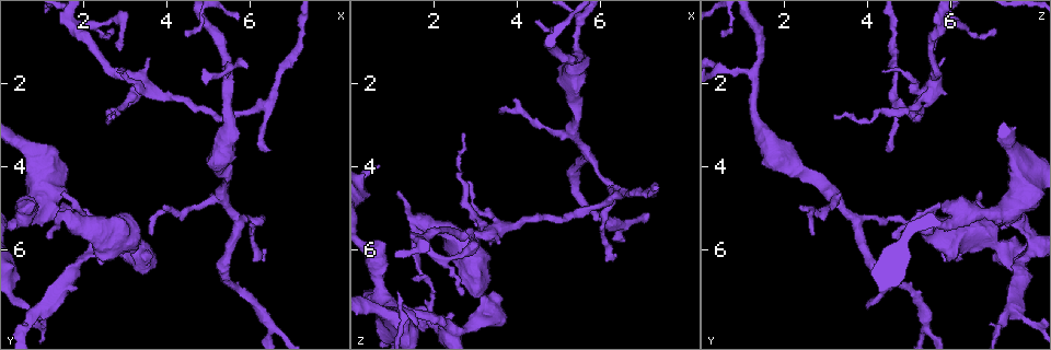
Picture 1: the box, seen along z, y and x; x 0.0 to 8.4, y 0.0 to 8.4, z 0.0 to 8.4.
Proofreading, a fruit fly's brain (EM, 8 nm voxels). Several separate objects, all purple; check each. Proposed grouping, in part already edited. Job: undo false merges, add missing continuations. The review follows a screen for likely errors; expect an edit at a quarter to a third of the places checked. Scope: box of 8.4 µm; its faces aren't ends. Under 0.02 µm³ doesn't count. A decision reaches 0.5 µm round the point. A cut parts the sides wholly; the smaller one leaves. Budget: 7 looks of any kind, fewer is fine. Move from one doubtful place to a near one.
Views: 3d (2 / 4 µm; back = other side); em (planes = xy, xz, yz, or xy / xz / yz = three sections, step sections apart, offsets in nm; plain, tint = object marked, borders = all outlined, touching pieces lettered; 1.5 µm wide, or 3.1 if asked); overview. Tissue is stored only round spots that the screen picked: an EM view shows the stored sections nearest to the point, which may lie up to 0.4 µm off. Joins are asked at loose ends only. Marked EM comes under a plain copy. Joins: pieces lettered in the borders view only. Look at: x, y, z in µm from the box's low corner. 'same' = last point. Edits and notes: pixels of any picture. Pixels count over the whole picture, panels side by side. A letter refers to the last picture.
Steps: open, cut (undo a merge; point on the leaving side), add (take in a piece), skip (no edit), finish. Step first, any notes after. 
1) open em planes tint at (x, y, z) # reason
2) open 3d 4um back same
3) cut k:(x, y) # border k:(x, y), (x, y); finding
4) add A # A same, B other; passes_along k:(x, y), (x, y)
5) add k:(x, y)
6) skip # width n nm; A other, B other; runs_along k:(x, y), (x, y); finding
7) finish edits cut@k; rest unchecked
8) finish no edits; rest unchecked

open 3d 4um back at (6.50, 3.55, 4.45) # free end

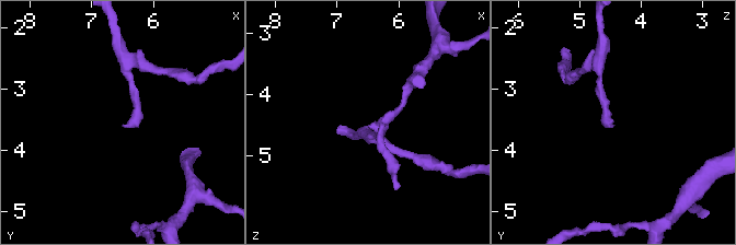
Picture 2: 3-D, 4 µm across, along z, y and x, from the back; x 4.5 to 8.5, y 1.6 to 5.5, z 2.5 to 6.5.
open em planes borders at (6.50, 3.55, 4.45) # need the tissue

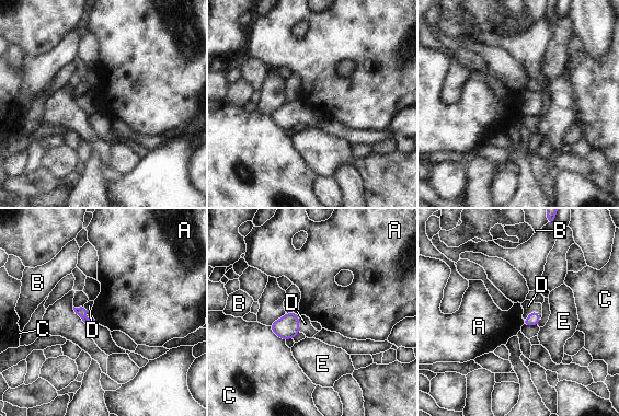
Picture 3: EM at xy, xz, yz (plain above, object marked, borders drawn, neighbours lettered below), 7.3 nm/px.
add D # A other, B other, C other, D same, E other; passes_along 3:(534, 320), (529, 312), (528, 305); the neuron continues

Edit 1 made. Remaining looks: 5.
open 3d 2um at (2.60, 5.70, 7.95) # abrupt turn

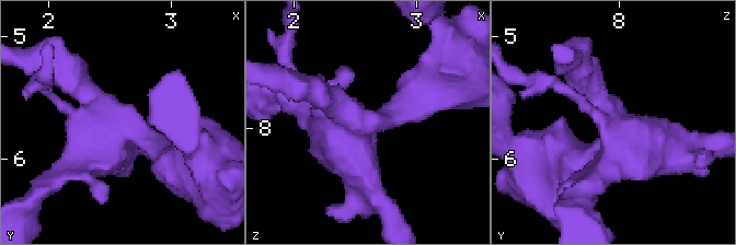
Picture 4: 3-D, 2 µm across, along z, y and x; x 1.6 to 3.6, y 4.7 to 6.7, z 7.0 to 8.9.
open em xy step 8 tint at (2.56, 5.68, 7.94) # shape alone is not enough

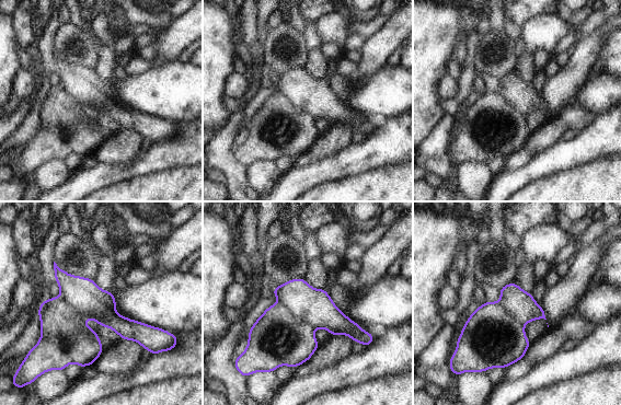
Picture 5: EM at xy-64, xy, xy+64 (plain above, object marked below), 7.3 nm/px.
open em planes borders same # another direction

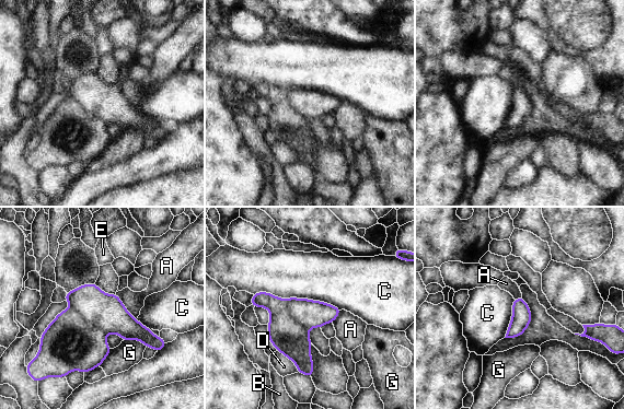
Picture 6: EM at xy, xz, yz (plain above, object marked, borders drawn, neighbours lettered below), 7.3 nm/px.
cut 6:(69, 343) # longest_contact C 650 nm; A other, B other, C other, D other, E other, G other; part_leaving 6:(254, 298), (279, 315), (310, 373); two neurons meet here

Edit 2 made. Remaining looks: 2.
open overview # see it whole again

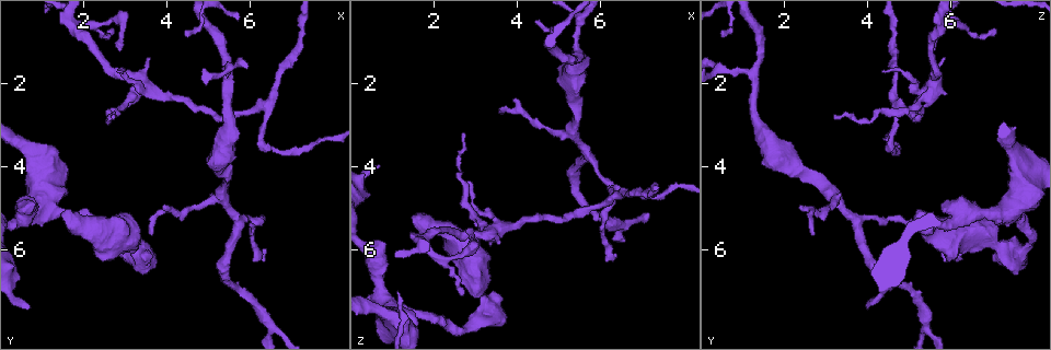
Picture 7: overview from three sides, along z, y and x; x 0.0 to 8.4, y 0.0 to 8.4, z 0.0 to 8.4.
open em planes borders at (1.60, 5.00, 5.25) # stops while still wide

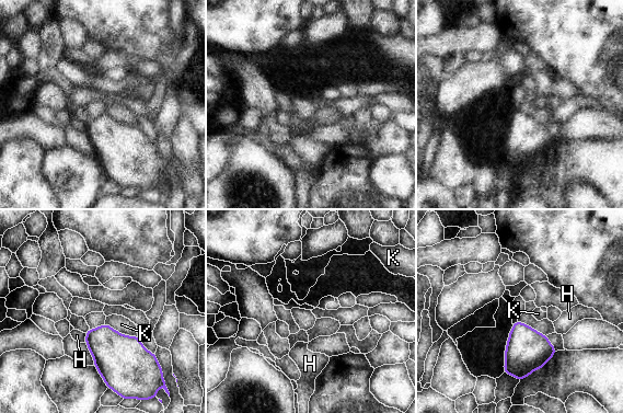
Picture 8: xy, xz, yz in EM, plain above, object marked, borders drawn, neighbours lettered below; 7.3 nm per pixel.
skip # H other, K other; border 8:(105, 322), (122, 333), (137, 335); none of them fits

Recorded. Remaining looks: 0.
finish edits add@3, cut@6; rest unchecked

